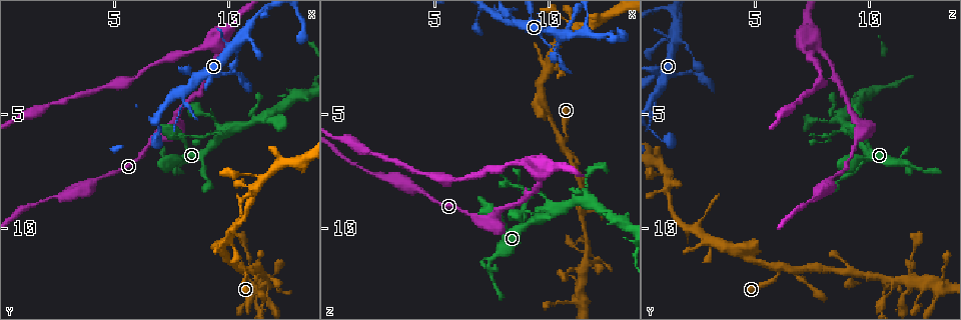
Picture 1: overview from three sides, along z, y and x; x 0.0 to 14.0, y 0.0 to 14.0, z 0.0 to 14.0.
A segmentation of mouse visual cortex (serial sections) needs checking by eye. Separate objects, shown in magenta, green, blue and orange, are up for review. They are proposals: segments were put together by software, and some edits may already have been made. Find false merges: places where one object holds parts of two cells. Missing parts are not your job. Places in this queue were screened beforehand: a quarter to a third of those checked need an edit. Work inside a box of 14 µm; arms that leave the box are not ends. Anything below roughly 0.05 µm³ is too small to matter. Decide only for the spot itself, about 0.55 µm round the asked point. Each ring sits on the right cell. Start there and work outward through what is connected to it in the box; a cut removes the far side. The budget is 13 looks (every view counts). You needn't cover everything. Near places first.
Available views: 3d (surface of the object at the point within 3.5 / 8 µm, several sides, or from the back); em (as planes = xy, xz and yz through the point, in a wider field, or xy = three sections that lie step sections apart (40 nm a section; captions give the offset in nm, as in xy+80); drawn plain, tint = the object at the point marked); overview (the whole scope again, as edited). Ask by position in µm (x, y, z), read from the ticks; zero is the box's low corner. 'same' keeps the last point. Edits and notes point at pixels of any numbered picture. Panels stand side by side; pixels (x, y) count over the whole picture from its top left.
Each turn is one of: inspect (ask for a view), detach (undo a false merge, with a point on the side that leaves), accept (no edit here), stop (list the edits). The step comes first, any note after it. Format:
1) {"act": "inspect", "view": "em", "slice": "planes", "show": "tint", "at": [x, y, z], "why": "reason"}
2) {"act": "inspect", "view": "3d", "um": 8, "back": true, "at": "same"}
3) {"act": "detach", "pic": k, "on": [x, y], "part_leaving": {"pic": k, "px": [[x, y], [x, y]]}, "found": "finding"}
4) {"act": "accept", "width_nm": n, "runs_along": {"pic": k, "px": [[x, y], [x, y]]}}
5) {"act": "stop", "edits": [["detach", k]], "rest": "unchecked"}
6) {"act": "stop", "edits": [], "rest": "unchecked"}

{"act": "inspect", "view": "3d", "um": 3.5, "at": [7.6, 5.6, 9.8], "why": "branch point"}

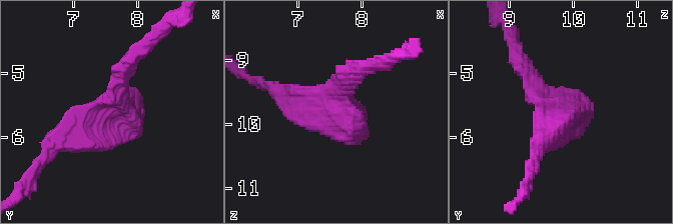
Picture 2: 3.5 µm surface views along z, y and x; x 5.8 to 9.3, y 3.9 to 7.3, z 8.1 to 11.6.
{"act": "accept", "runs_along": {"pic": 2, "px": [[57, 142], [118, 102], [127, 62]]}, "found": "continuous, no second cell"}

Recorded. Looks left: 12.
{"act": "inspect", "view": "3d", "um": 3.5, "at": [9.8, 5.7, 8.6], "why": "sudden change in width"}

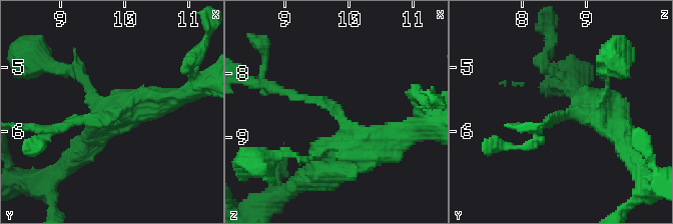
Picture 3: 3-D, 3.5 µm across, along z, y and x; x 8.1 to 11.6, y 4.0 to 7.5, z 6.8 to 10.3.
{"act": "inspect", "view": "em", "slice": "planes", "show": "tint", "at": [9.80, 5.75, 8.60], "arm_widths_nm": [100, 350]}

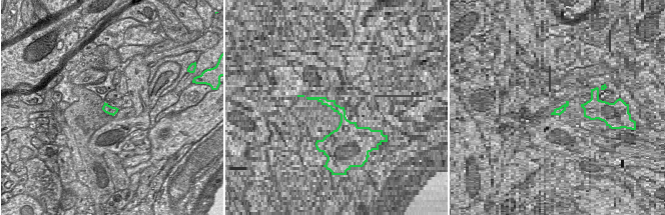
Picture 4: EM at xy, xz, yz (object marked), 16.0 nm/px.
{"act": "detach", "pic": 3, "on": [304, 97], "part_leaving": {"pic": 3, "px": [[333, 110], [318, 100], [251, 85]]}, "found": "two cells meet here"}

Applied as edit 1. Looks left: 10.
{"act": "inspect", "view": "3d", "um": 3.5, "at": [9.7, 1.6, 7.4], "why": "abrupt turn"}

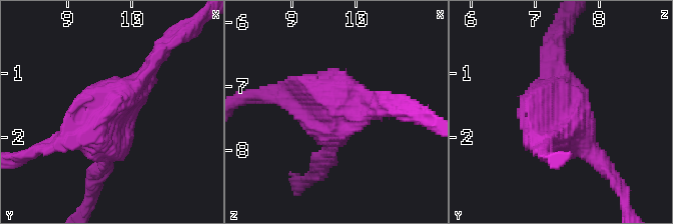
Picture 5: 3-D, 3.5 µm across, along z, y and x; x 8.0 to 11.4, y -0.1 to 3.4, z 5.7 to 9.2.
{"act": "inspect", "view": "em", "slice": "xy", "step": 5, "show": "tint", "at": [9.70, 1.65, 7.40], "why": "need the tissue"}

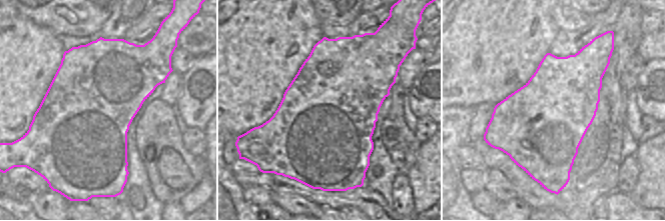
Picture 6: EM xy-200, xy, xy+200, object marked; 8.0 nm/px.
{"act": "inspect", "view": "em", "slice": "xy", "step": 2, "show": "tint", "at": "same"}

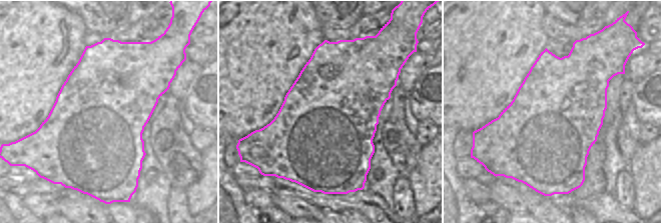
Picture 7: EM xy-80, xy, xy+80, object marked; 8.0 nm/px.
{"act": "accept", "width_nm": 800, "runs_along": {"pic": 5, "px": [[318, 164], [331, 115], [278, 92]]}, "found": "all the same cell"}

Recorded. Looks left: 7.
{"act": "inspect", "view": "3d", "um": 3.5, "at": [10.8, 11.9, 6.0], "why": "a narrow waist"}

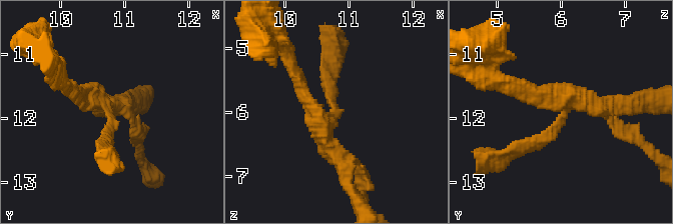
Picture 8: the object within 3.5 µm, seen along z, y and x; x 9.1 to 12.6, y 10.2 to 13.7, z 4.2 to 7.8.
{"act": "inspect", "view": "em", "slice": "xy", "step": 3, "show": "tint", "at": [10.70, 11.95, 6.05], "arms": 3, "arm_widths_nm": [200, 200, 250], "why": "shape alone is not enough"}

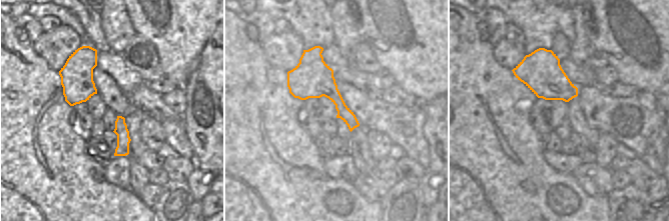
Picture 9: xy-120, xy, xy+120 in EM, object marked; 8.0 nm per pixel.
{"act": "accept", "runs_along": {"pic": 8, "px": [[107, 153], [107, 110], [76, 92]]}, "found": "continuous, no second cell"}

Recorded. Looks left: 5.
{"act": "inspect", "view": "3d", "um": 3.5, "at": [11.4, 11.9, 9.2], "why": "arms part here"}

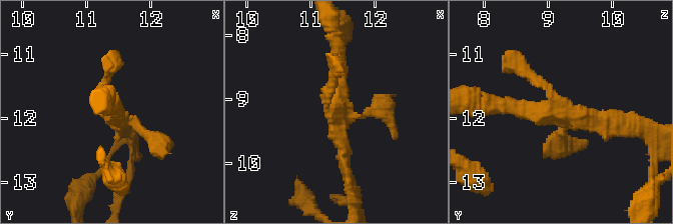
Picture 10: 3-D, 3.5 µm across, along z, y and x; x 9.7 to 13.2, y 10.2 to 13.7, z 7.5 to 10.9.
{"act": "inspect", "view": "em", "slice": "planes", "show": "tint", "at": [11.45, 11.95, 9.25], "why": "now the EM"}

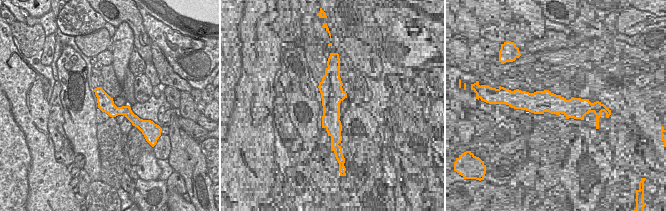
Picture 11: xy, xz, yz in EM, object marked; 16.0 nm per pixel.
{"act": "accept", "runs_along": {"pic": 10, "px": [[498, 104], [626, 123]]}, "found": "continuous, no second cell"}

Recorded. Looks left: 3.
{"act": "stop", "edits": [["detach", 3]], "rest": "unchecked"}

